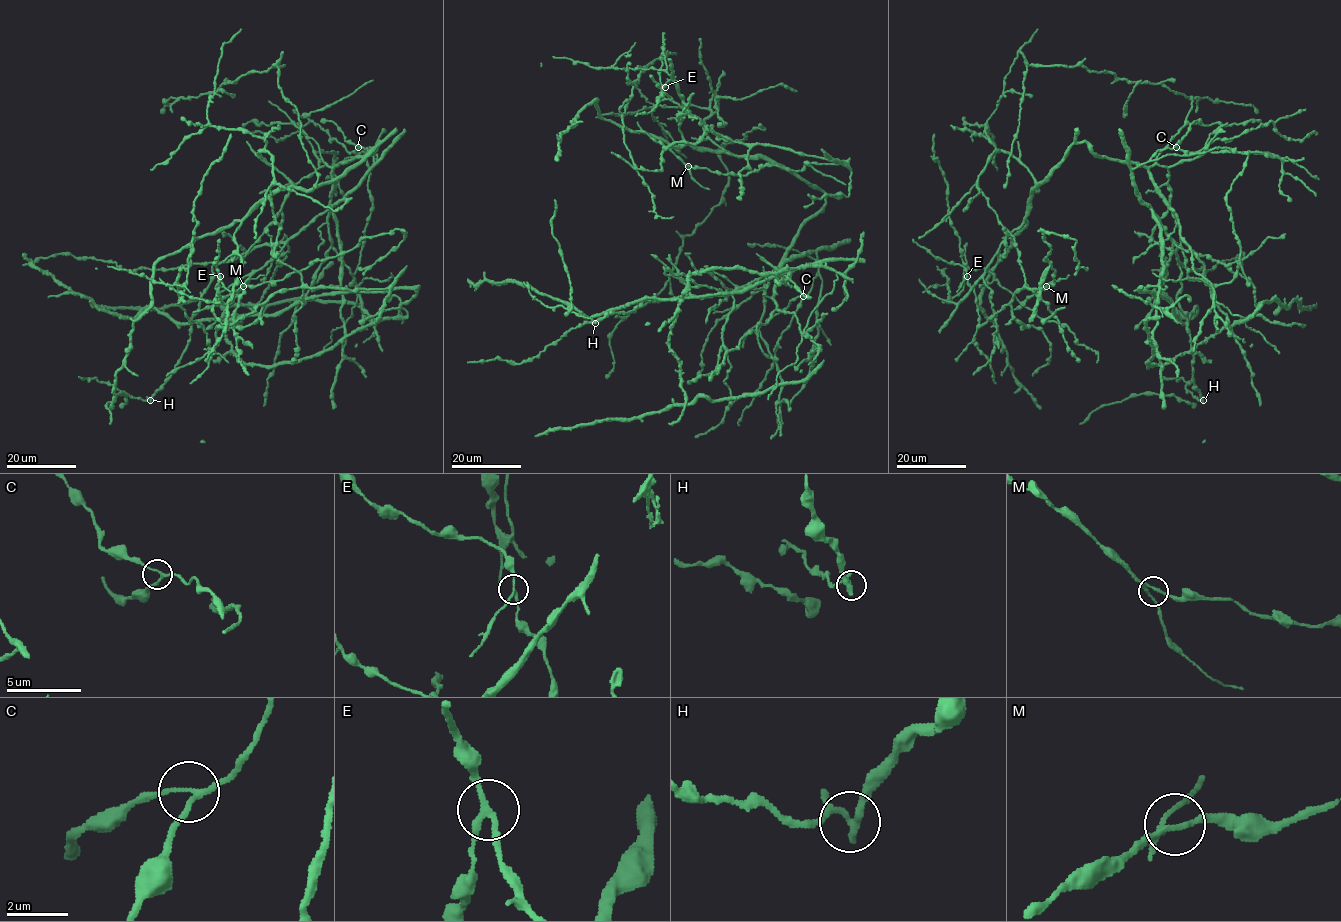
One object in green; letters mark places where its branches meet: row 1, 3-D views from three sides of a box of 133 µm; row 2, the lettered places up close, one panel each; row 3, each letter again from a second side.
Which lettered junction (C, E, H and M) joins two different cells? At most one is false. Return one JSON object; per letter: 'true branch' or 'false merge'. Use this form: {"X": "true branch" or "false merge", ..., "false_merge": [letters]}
{"C": "true branch", "E": "false merge", "H": "true branch", "M": "true branch", "false_merge": ["E"]}

